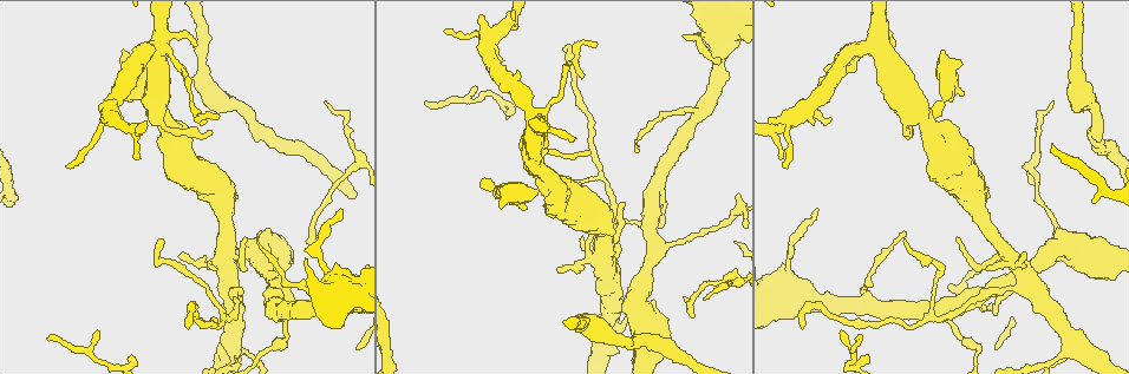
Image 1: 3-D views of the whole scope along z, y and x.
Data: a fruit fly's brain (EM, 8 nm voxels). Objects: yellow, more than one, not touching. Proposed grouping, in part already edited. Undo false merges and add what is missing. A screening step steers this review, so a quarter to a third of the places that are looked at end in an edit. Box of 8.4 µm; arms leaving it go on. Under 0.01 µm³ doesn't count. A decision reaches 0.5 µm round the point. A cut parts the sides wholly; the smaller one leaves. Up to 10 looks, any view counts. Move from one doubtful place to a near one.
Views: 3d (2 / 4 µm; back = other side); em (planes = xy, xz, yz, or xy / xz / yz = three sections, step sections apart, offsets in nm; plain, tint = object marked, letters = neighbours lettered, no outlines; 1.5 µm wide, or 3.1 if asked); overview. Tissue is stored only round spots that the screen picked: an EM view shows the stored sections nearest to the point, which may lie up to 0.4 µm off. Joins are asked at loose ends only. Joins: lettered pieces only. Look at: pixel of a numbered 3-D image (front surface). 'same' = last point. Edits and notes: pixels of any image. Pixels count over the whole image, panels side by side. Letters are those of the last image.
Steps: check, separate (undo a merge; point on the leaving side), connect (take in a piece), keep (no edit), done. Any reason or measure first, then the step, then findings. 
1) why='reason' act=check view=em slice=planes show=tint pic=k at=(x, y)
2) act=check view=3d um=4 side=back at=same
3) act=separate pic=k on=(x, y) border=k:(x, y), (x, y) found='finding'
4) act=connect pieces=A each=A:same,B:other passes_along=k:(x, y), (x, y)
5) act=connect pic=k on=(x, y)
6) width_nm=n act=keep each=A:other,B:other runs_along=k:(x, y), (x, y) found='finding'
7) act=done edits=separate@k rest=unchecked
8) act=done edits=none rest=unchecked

why='long arm stops here' act=check view=em slice=planes show=letters pic=1 at=(564, 46)

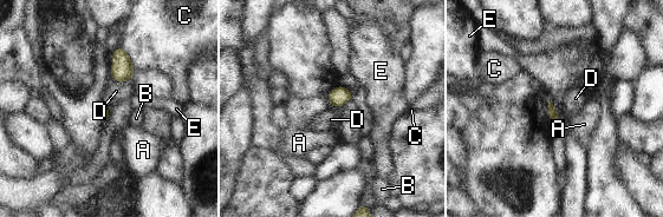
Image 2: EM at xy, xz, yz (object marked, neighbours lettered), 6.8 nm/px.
longest_contact=C:200nm act=keep each=A:other,B:other,C:other,D:other,E:other found='none of them fits'

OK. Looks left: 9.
why='three arms meet' act=check view=em slice=xz step=8 show=letters pic=1 at=(230, 255)

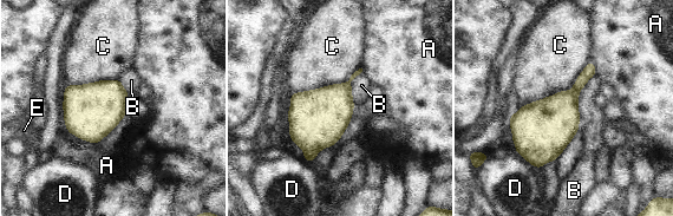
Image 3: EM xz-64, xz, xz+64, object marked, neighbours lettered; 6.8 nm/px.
why='cut it another way' act=check view=em slice=planes show=letters at=same

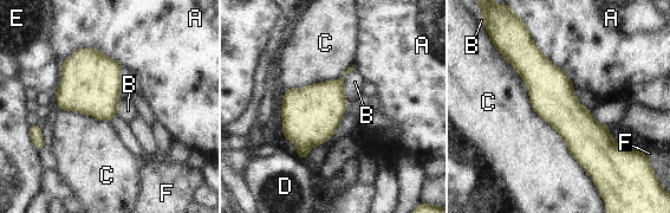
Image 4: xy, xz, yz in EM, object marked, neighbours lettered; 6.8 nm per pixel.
act=keep each=A:other,B:other,C:other,D:other,E:other,F:other border=4:(355, 68), (344, 78), (345, 113) found='all the same cell'

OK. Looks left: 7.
why='thick turns thin' act=check view=3d um=4 pic=1 at=(333, 276)

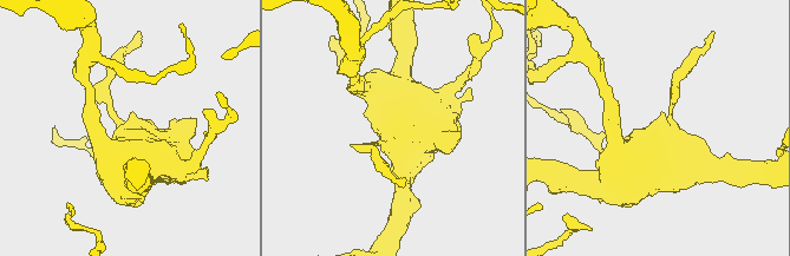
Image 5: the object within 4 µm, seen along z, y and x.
why='now the EM' act=check view=em slice=xz step=4 show=tint pic=5 at=(388, 142)

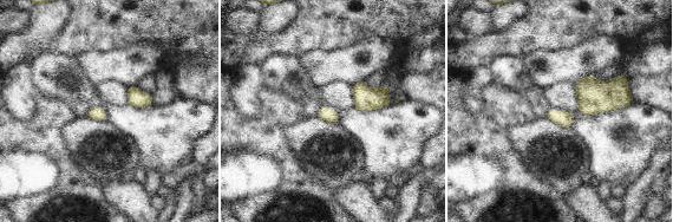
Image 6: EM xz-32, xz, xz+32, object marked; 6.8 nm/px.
act=check view=em slice=xz step=4 show=letters at=same

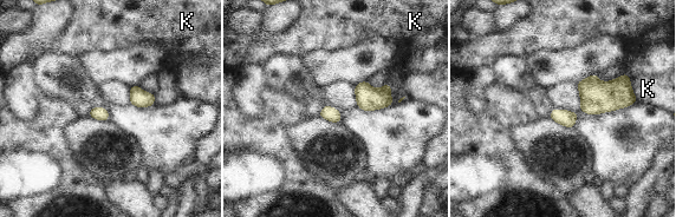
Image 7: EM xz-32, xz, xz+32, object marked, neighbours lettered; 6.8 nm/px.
longest_contact=K:160nm act=keep each=K:other border=7:(629, 78), (631, 90), (637, 99) found='continuous, no second cell'

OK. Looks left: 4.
why='free end' act=check view=em slice=xz step=4 show=letters pic=1 at=(781, 157)

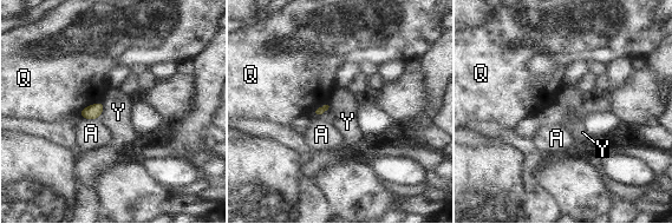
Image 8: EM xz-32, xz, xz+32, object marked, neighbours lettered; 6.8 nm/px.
why='another direction' act=check view=em slice=planes show=letters at=same

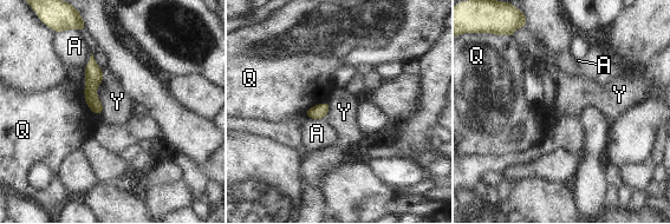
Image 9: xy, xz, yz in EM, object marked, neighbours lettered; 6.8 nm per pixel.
longest_contact=Q:200nm act=keep each=A:other,Q:other,Y:other border=9:(83, 91), (85, 104), (99, 114) found='no lettered piece goes on from it'

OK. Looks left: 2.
act=done edits=none rest=unchecked

